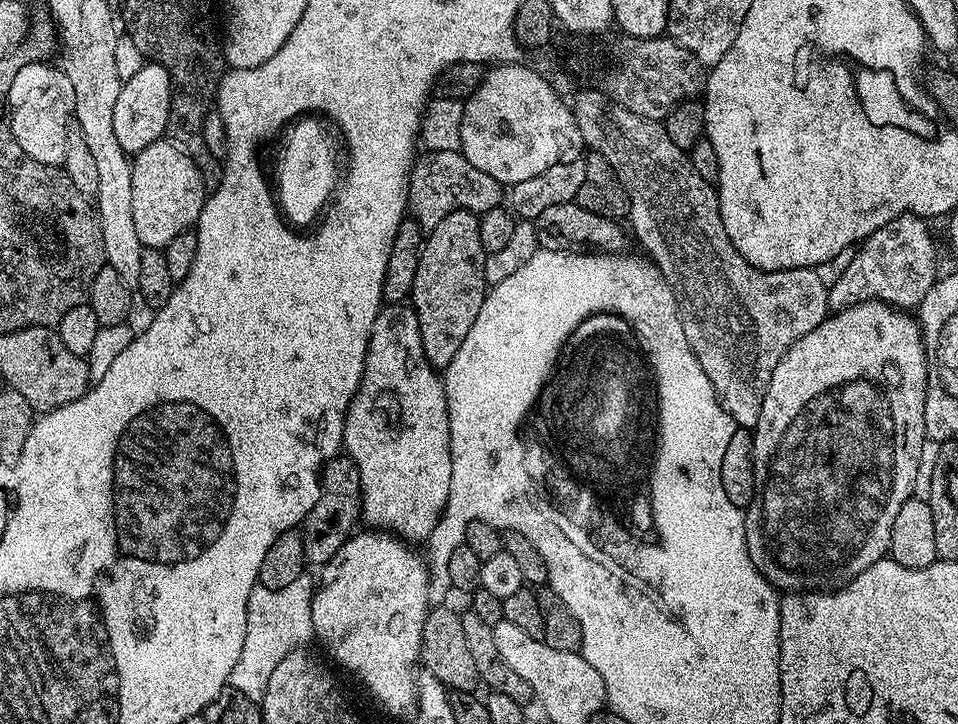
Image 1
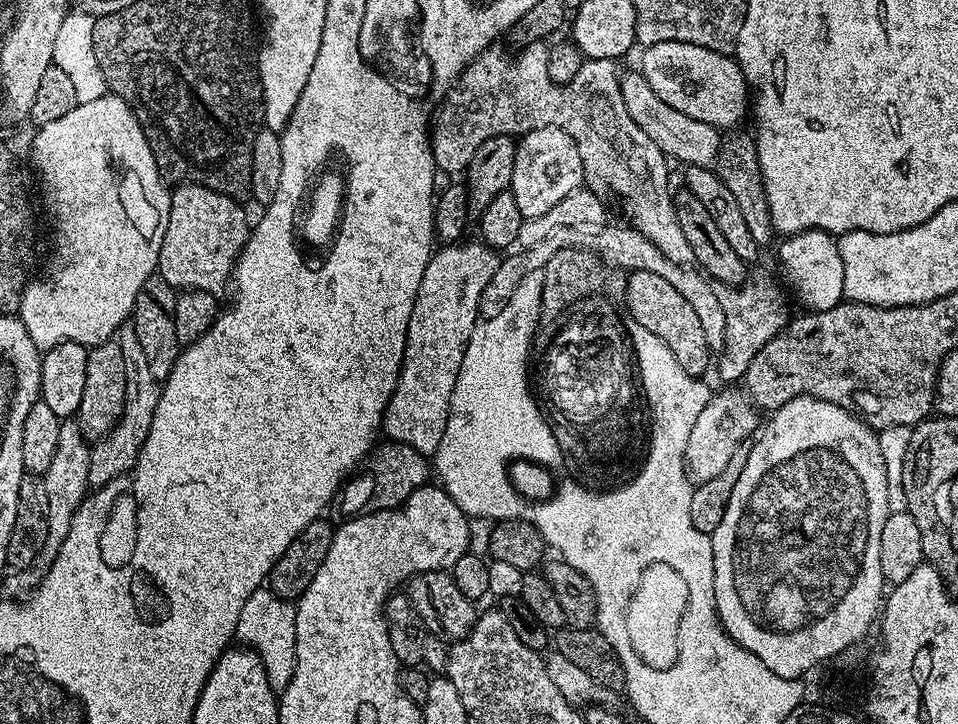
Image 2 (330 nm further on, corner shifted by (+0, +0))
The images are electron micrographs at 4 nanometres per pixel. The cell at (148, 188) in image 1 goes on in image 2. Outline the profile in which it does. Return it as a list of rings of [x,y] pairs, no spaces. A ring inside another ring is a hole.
[[[184,182],[173,187],[170,193],[172,205],[170,206],[169,225],[166,226],[165,238],[162,239],[158,275],[170,287],[177,290],[198,288],[213,294],[219,293],[219,288],[227,280],[229,283],[236,260],[240,257],[240,251],[244,249],[244,243],[248,240],[250,219],[248,220],[247,214],[244,213],[239,199],[223,196],[222,193],[210,190],[201,184]]]

